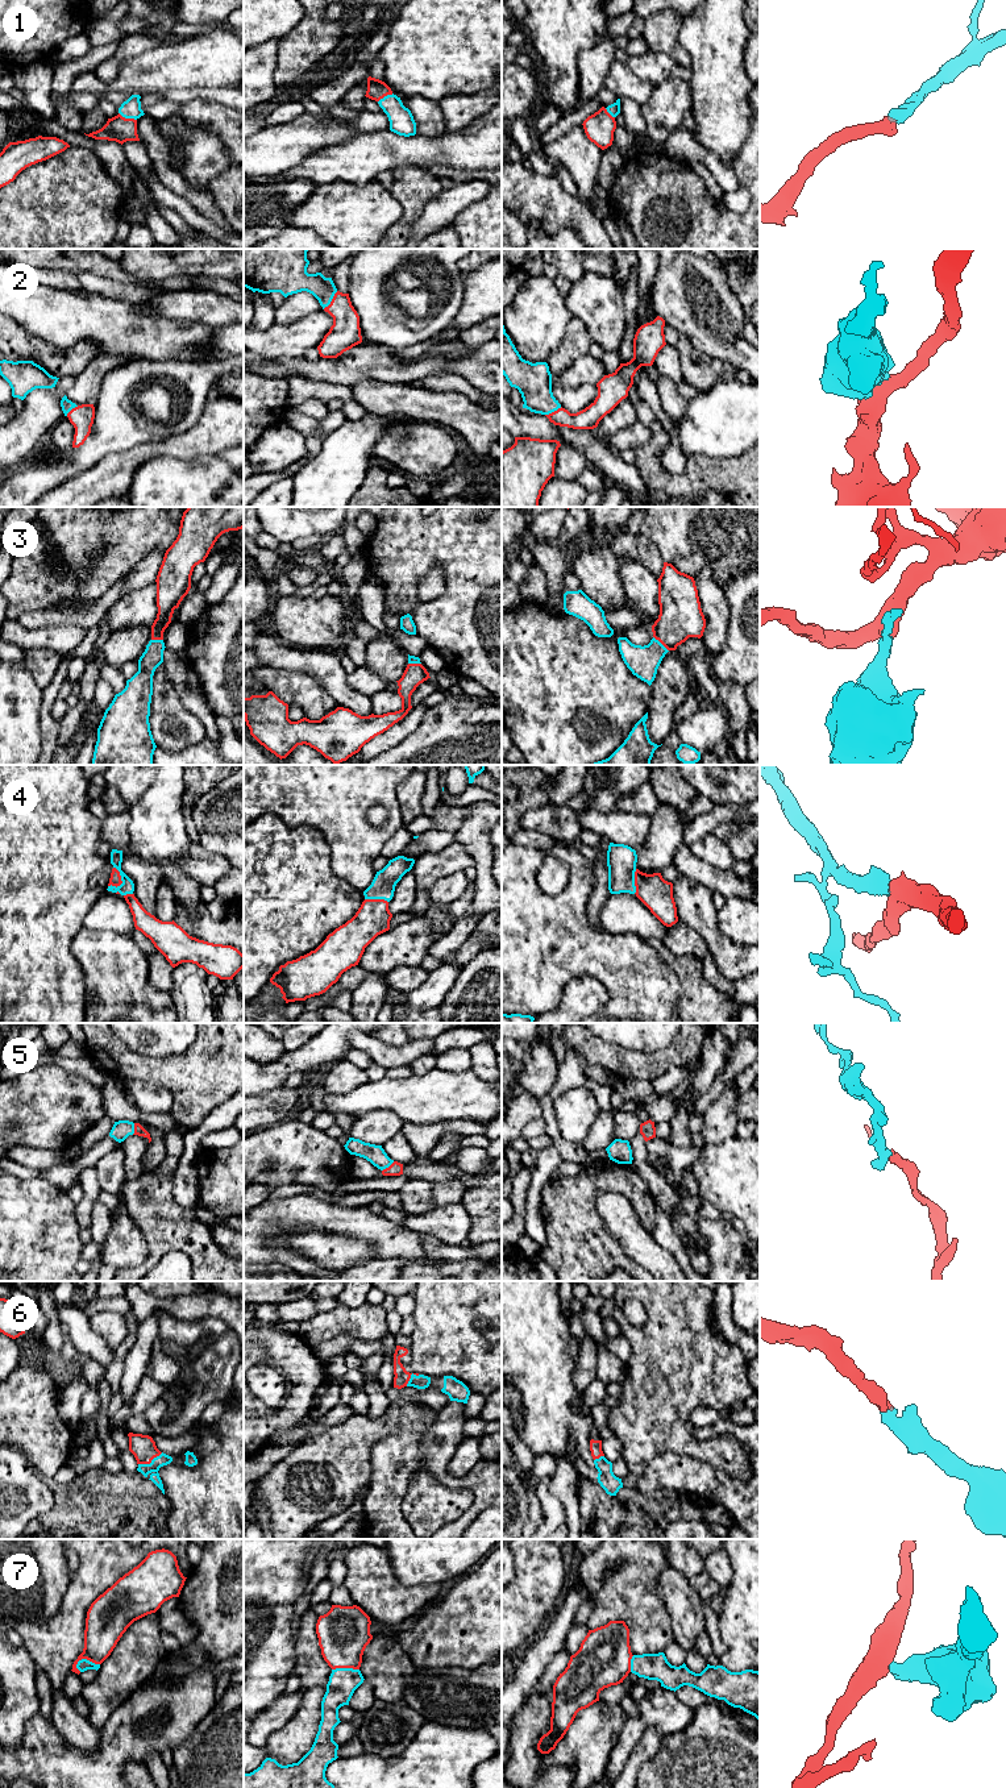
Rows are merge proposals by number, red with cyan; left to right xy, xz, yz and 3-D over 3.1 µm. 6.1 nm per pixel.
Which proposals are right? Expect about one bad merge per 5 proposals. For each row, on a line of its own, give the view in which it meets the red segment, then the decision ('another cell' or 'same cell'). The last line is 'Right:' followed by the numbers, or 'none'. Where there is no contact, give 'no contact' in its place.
1: xy | same cell
2: xz | same cell
3: yz | same cell
4: xy | same cell
5: xz | same cell
6: xy | same cell
7: xy | another cell
Right: 1, 2, 3, 4, 5, 6

